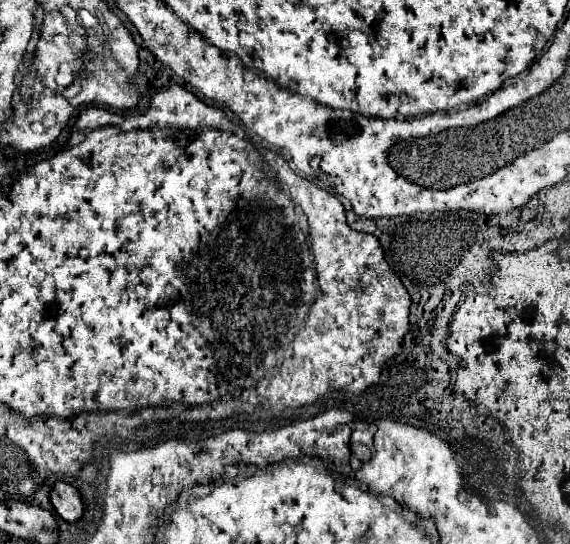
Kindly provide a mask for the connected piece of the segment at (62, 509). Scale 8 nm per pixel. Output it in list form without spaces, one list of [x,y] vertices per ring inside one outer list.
[[[56,481],[50,491],[50,503],[54,505],[56,513],[66,521],[76,521],[82,517],[84,505],[76,487],[64,481]]]

